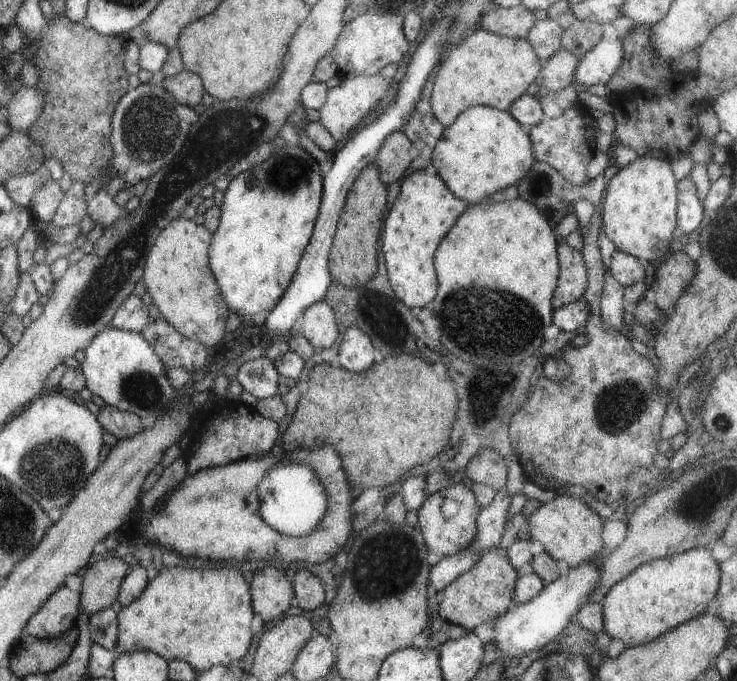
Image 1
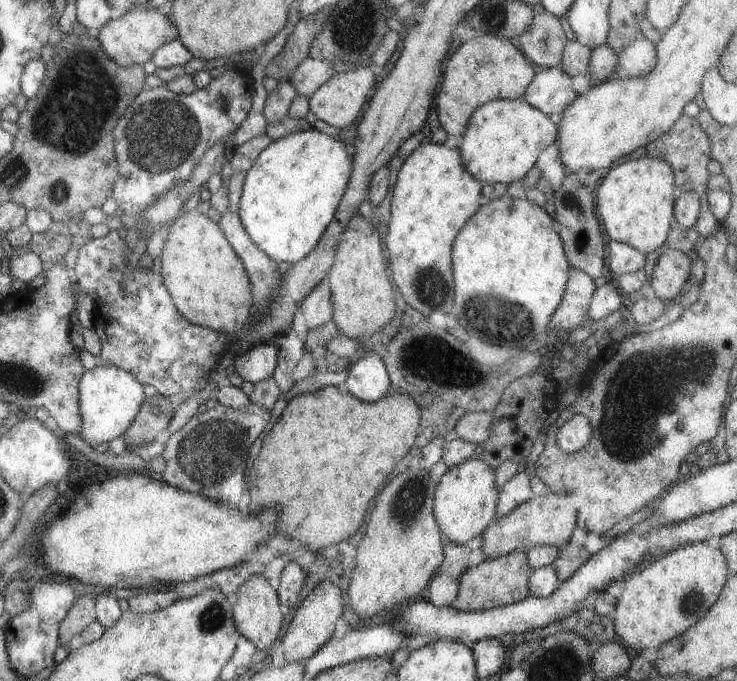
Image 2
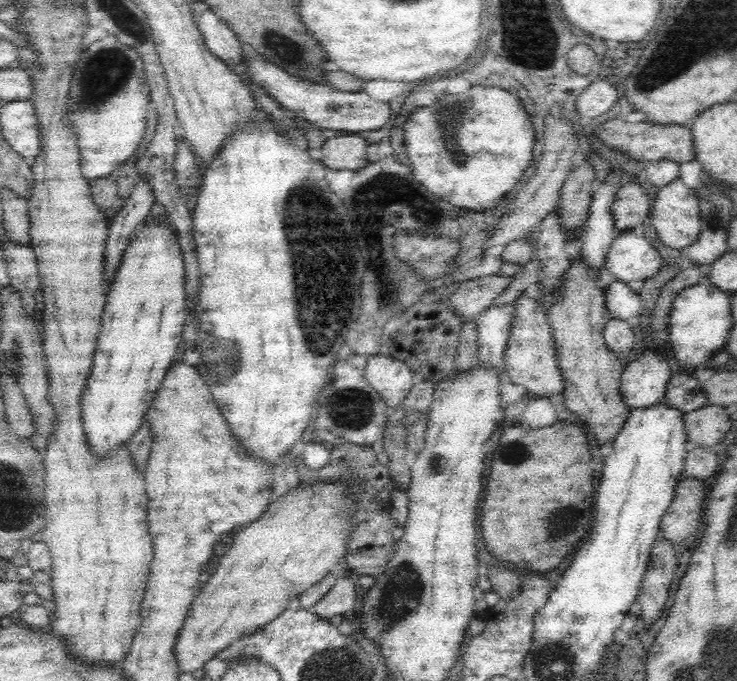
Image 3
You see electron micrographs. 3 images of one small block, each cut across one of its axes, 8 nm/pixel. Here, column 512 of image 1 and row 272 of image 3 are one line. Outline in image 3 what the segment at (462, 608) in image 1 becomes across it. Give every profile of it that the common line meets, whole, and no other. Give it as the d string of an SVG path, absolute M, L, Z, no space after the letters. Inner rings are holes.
M581 252L566 271L556 304L546 310L563 380L562 415L575 421L582 420L599 446L606 446L620 434L629 414L620 392L624 361L606 346L603 339L605 324L611 319L605 305L606 286L601 281L602 273L606 271L605 267L600 271L588 268Z

